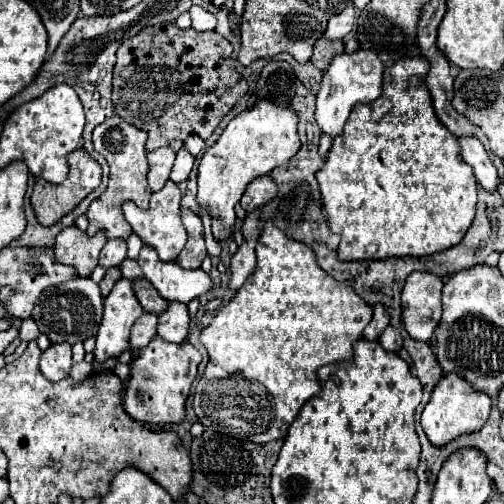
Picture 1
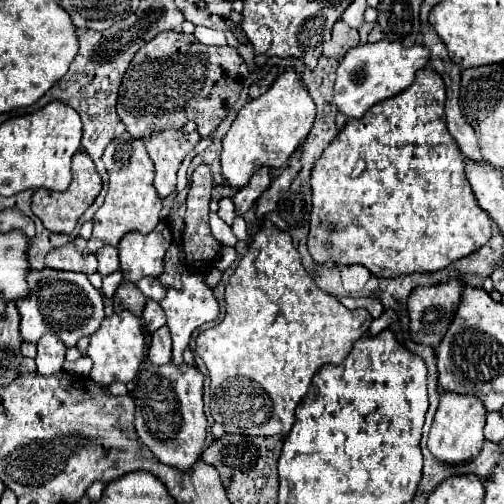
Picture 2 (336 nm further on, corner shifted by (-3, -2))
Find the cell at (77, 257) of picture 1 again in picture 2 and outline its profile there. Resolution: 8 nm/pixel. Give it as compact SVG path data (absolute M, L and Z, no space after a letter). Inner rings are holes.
M75 238L73 242L53 248L47 258L45 264L49 268L55 270L71 270L71 272L85 272L85 274L93 274L97 272L97 256L95 254L83 254L85 250L85 240L83 238Z

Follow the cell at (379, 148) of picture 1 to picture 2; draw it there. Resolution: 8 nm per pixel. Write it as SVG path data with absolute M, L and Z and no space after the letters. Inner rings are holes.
M421 68L415 76L415 82L403 90L397 96L391 96L375 106L371 106L369 112L365 112L363 118L359 120L347 120L345 128L337 134L337 138L323 150L321 158L315 162L313 170L311 170L311 188L313 188L313 208L311 208L311 230L309 230L309 252L315 258L315 262L323 264L323 262L335 262L335 264L361 264L365 266L373 276L381 276L381 278L393 278L393 276L401 276L401 274L413 274L413 272L437 272L443 270L445 266L449 266L451 262L475 252L477 248L481 248L487 238L491 236L491 220L489 216L481 210L481 206L477 206L477 198L473 194L473 190L469 190L469 182L465 178L463 172L463 156L461 150L457 146L457 142L453 142L453 136L447 130L447 122L445 122L445 84L443 78L433 70L433 68Z

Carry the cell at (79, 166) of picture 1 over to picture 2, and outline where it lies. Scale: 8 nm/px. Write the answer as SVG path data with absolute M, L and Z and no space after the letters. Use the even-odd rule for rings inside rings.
M77 152L73 156L73 182L71 182L71 186L63 192L53 192L53 190L47 190L47 188L35 190L31 210L43 222L43 226L47 230L71 234L77 220L81 218L81 214L93 204L93 200L97 198L99 192L101 192L101 178L99 178L99 174L93 166L93 160L85 152Z

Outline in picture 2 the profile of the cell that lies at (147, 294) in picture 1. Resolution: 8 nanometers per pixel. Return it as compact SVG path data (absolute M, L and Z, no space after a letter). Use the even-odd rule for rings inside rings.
M125 280L117 288L117 294L113 296L113 300L115 300L117 308L133 310L133 314L137 314L137 316L141 316L141 312L145 308L145 302L147 302L147 298L141 294L141 290L133 282L129 282L129 280Z

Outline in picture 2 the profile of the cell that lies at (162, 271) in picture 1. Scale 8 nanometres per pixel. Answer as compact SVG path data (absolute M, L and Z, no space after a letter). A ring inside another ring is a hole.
M185 272L181 282L183 282L181 290L165 288L165 298L159 302L161 308L165 310L167 326L171 330L171 338L173 338L173 360L171 360L173 364L181 364L183 362L183 350L187 348L191 334L199 326L203 326L203 324L207 324L207 322L211 322L211 320L215 320L219 316L219 302L217 302L217 298L213 294L213 288L205 282L205 276L193 274L193 272Z

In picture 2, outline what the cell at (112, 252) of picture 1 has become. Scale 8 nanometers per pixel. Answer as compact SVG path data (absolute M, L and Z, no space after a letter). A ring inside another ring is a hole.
M103 246L101 250L95 252L99 258L99 274L107 276L115 270L119 270L119 250L115 246Z

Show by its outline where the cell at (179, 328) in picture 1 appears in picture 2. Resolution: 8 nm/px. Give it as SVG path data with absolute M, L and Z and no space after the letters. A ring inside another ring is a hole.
M167 326L159 328L153 334L151 346L149 346L149 352L147 352L147 358L155 366L161 366L161 364L169 364L171 362L171 334L169 334L169 328Z

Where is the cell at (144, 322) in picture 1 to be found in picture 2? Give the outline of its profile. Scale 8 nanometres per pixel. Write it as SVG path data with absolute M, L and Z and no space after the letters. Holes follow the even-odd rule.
M147 300L147 306L143 310L143 320L145 320L145 326L149 332L155 332L161 326L165 326L165 314L163 314L163 308L159 306L159 302Z

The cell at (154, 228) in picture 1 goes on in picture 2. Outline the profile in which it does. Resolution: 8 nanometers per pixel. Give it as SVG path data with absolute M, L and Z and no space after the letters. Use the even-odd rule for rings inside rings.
M161 220L149 234L129 232L119 242L119 260L125 280L137 282L143 276L163 274L163 258L173 242L171 222Z

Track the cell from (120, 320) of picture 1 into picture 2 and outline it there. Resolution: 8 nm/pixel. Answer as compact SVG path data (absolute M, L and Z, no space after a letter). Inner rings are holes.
M123 310L119 314L113 314L105 318L101 328L91 336L91 344L87 348L87 356L93 360L91 380L101 384L113 384L113 382L131 382L141 368L141 362L145 358L145 340L143 340L143 320L135 316L131 310Z

